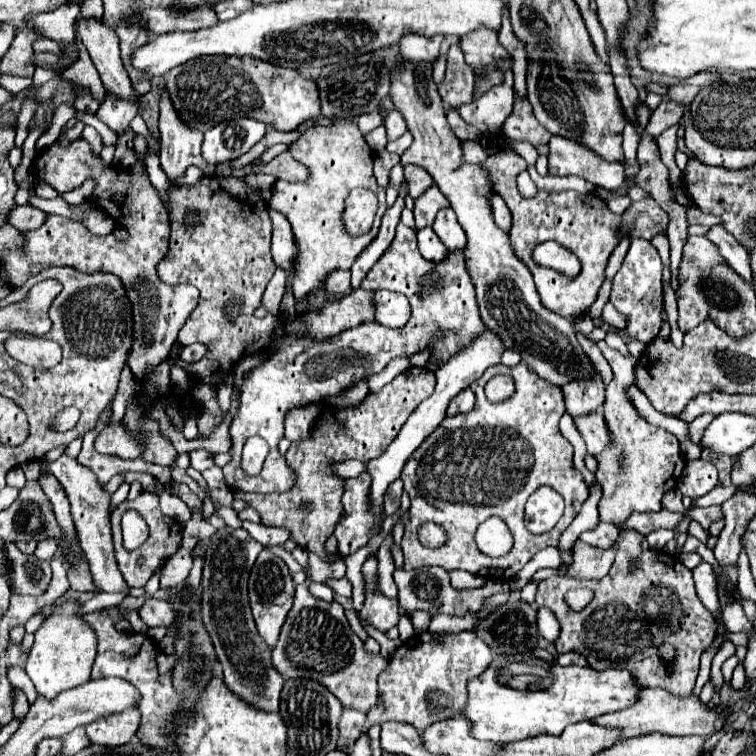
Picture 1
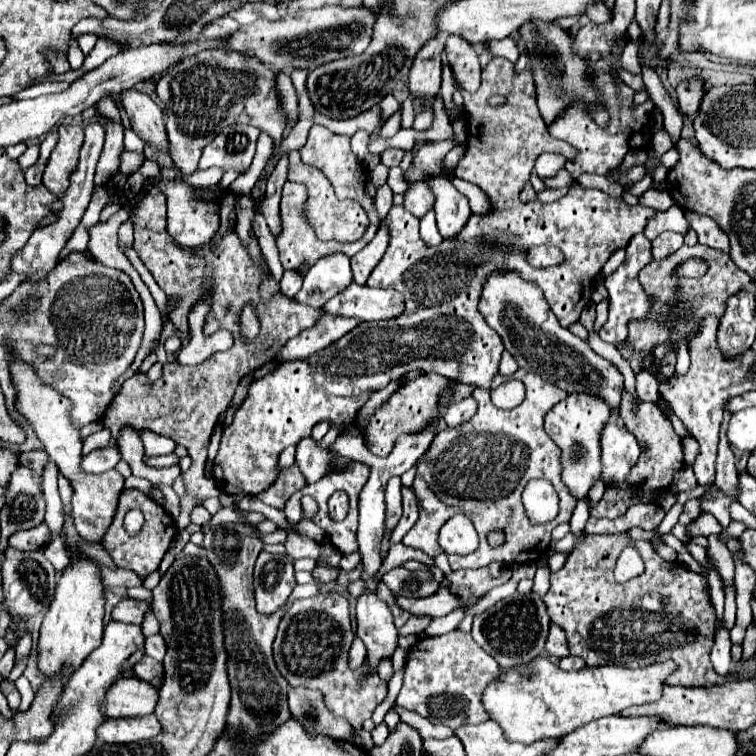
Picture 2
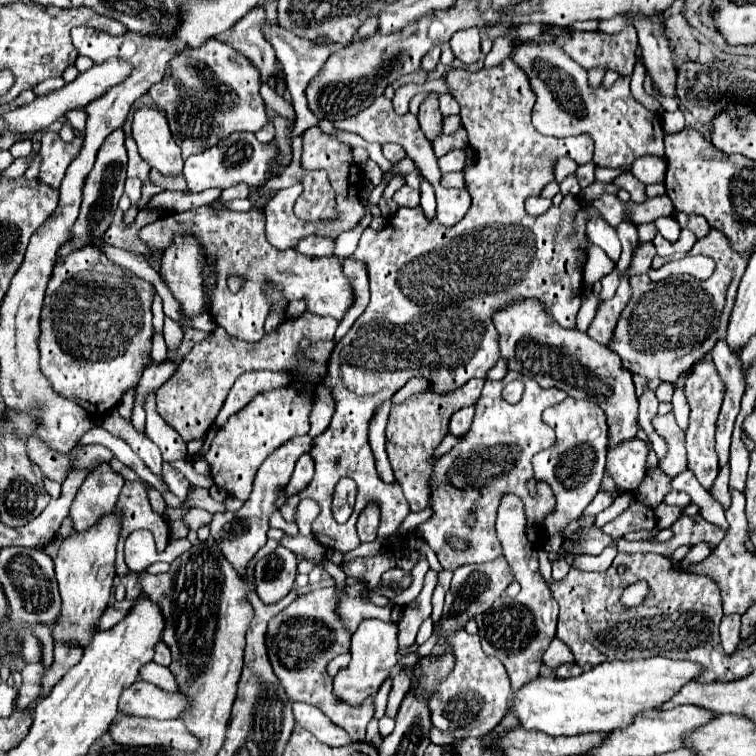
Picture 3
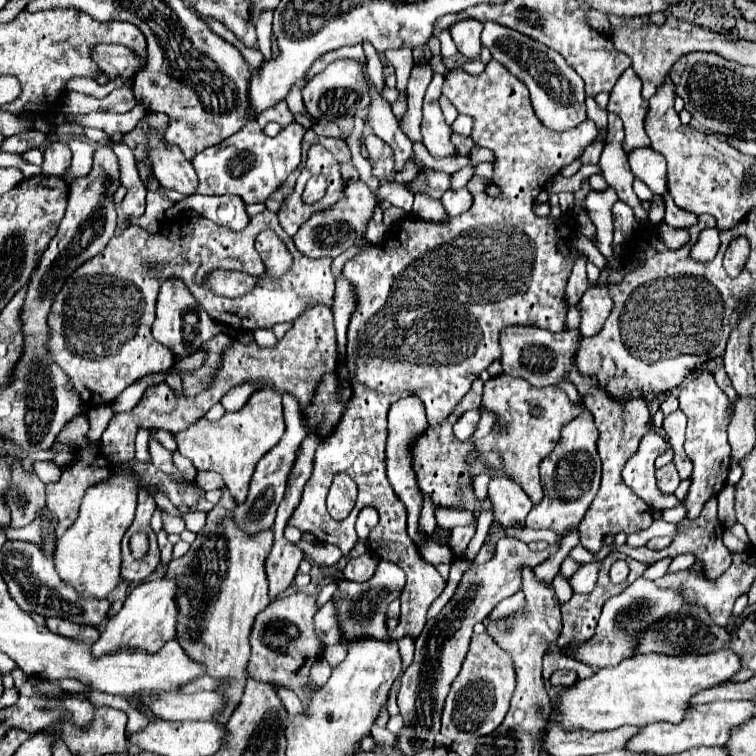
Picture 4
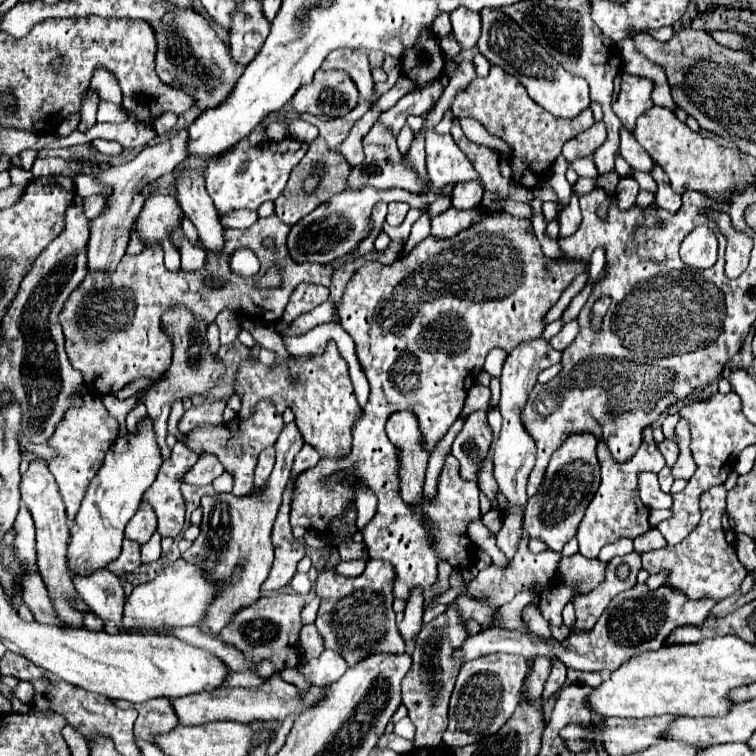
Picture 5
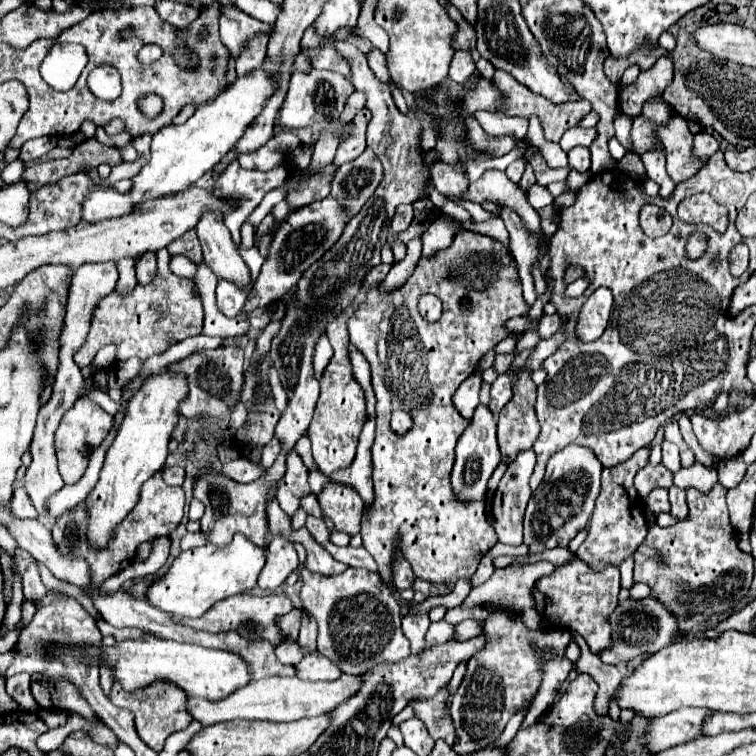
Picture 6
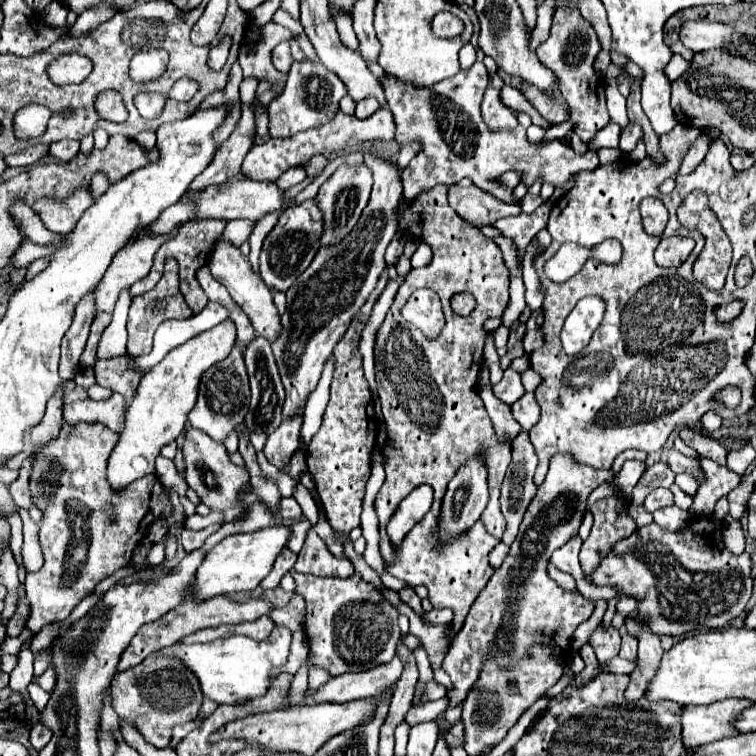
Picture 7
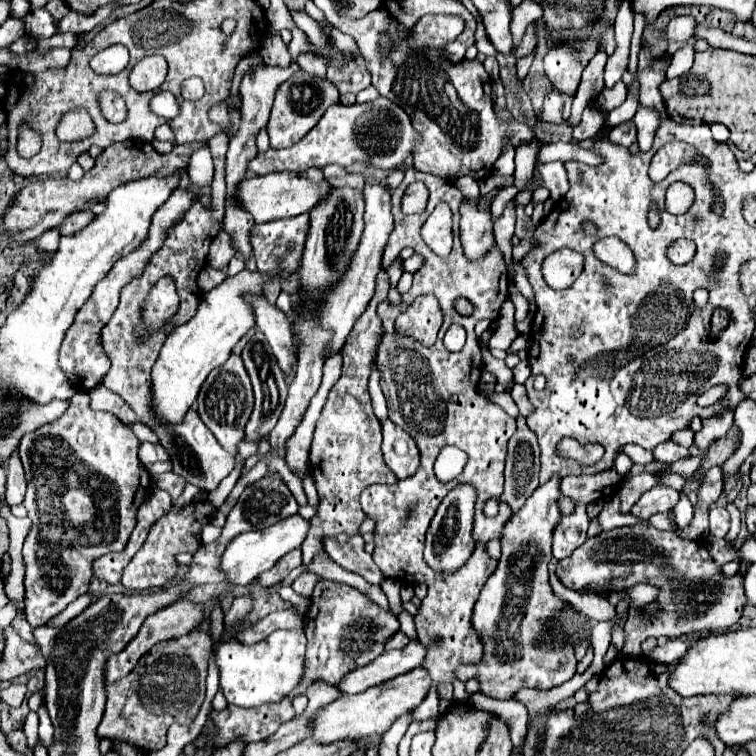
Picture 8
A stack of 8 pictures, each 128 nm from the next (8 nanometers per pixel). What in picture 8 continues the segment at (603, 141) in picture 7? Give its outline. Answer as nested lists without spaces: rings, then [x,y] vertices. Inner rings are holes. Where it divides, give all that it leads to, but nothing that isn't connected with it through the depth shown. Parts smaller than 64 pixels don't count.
[[[636,76],[632,88],[627,93],[626,102],[624,102],[622,106],[618,106],[618,108],[614,108],[614,110],[608,112],[608,116],[604,118],[604,122],[602,122],[598,134],[592,136],[592,138],[588,138],[588,140],[580,142],[579,146],[581,148],[592,150],[598,140],[604,140],[604,138],[608,136],[608,132],[610,132],[612,128],[616,128],[616,124],[622,124],[622,122],[628,122],[628,120],[634,118],[634,114],[636,114],[636,110],[638,110],[638,106],[640,106],[639,87],[640,85]]]

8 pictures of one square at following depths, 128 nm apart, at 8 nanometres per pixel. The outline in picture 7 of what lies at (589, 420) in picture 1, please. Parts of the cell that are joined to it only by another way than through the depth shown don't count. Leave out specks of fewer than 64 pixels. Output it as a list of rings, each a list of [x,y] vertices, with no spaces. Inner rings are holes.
[[[672,448],[670,454],[668,454],[668,466],[670,466],[670,470],[674,470],[676,474],[678,474],[678,472],[692,472],[692,474],[696,474],[698,482],[702,482],[702,478],[704,478],[698,460],[692,460],[692,458],[680,454],[676,448]],[[658,488],[658,490],[650,492],[646,502],[644,502],[648,512],[656,512],[656,510],[672,506],[672,504],[674,504],[674,496],[672,496],[672,492],[668,488]]]

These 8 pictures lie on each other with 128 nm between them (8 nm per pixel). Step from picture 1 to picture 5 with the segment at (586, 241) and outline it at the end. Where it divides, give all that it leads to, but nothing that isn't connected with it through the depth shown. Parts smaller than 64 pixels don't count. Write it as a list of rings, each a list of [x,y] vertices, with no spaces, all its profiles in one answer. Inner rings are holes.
[[[492,66],[486,78],[474,78],[464,90],[454,96],[450,108],[454,114],[468,114],[480,120],[492,136],[502,138],[512,148],[512,180],[524,188],[534,188],[538,182],[544,182],[546,176],[550,176],[552,164],[560,156],[562,146],[594,124],[590,108],[574,118],[574,122],[546,114],[546,110],[542,110],[542,106],[538,106],[526,94],[526,88],[514,76],[506,74],[500,66]],[[480,210],[480,214],[482,214],[480,222],[472,224],[468,230],[456,234],[454,238],[436,240],[434,236],[428,236],[426,240],[416,244],[410,252],[402,252],[400,258],[388,266],[370,260],[366,262],[366,266],[354,272],[342,294],[338,316],[342,328],[352,336],[356,344],[356,356],[370,382],[370,398],[362,408],[362,416],[354,422],[350,454],[340,460],[322,458],[306,474],[300,474],[296,482],[298,494],[294,494],[290,524],[302,526],[306,530],[312,528],[320,534],[328,534],[332,520],[342,516],[347,507],[355,503],[352,482],[342,480],[338,484],[328,484],[324,482],[324,478],[348,472],[350,476],[356,478],[356,482],[360,482],[362,486],[370,488],[376,494],[378,512],[374,520],[370,520],[362,530],[364,544],[370,558],[380,558],[394,564],[394,570],[398,572],[398,580],[394,584],[394,596],[402,600],[408,600],[414,588],[420,588],[428,596],[428,600],[436,596],[436,582],[438,582],[436,566],[440,560],[450,562],[454,568],[468,568],[474,562],[474,546],[472,540],[468,538],[466,526],[470,520],[480,518],[480,508],[478,508],[478,486],[474,482],[462,480],[458,460],[454,456],[446,458],[446,464],[440,474],[438,496],[434,500],[424,500],[418,508],[410,508],[406,502],[402,502],[398,494],[398,454],[392,442],[386,438],[384,430],[386,418],[396,410],[414,410],[424,432],[426,448],[434,450],[434,446],[444,438],[448,428],[460,416],[466,394],[470,386],[476,382],[476,376],[484,366],[486,354],[492,348],[502,348],[510,352],[514,346],[518,346],[518,342],[540,338],[546,328],[544,318],[548,310],[558,302],[560,294],[574,280],[574,276],[586,270],[584,264],[572,264],[562,260],[554,262],[552,258],[546,258],[532,232],[530,220],[514,218],[506,212]],[[260,400],[246,420],[234,418],[226,424],[216,424],[216,426],[202,424],[202,426],[194,428],[192,432],[184,434],[184,438],[186,438],[184,444],[196,454],[216,456],[222,462],[224,470],[230,472],[234,478],[232,494],[242,498],[242,496],[250,494],[254,488],[254,471],[258,462],[258,454],[264,448],[274,446],[274,442],[280,434],[280,420],[282,420],[282,414],[276,412],[274,404],[270,400]],[[422,518],[428,518],[438,524],[436,542],[426,534]]]

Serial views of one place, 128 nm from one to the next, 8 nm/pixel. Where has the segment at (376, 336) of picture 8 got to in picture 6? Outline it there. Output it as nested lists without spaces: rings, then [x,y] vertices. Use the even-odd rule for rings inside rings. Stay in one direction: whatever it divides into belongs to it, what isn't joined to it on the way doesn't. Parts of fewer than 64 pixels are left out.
[[[378,264],[366,275],[359,294],[355,297],[351,305],[344,309],[338,317],[326,324],[326,336],[334,348],[334,356],[330,360],[330,364],[324,368],[322,372],[322,380],[320,380],[320,398],[316,402],[316,410],[314,410],[314,418],[312,424],[308,428],[308,438],[312,442],[312,456],[318,464],[318,468],[324,474],[330,474],[334,470],[340,470],[342,466],[350,466],[350,462],[354,460],[354,450],[358,446],[358,434],[366,422],[366,406],[364,406],[364,392],[358,386],[358,382],[352,376],[352,368],[350,368],[350,358],[348,358],[349,334],[347,330],[348,319],[353,311],[364,302],[366,292],[370,286],[376,284],[378,280],[384,280],[388,274],[390,264]],[[330,482],[318,494],[318,502],[324,516],[334,522],[334,528],[338,532],[346,532],[350,536],[360,532],[364,502],[358,498],[358,494],[354,494],[354,490],[348,486],[334,486],[334,482]]]

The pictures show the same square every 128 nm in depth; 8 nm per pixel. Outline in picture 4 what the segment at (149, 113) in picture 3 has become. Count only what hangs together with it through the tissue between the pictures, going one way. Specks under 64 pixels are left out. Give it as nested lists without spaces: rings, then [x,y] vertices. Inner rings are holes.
[[[150,128],[146,132],[146,144],[148,144],[148,158],[152,164],[152,172],[158,178],[158,182],[164,188],[172,188],[184,196],[192,194],[196,184],[196,174],[192,164],[178,150],[178,146],[166,144],[164,136],[156,128]]]

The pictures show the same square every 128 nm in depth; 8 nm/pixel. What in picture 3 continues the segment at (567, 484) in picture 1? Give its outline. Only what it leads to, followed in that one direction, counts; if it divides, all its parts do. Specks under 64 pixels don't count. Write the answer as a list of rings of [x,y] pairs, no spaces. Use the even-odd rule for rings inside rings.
[[[508,372],[500,382],[486,380],[480,400],[476,402],[476,422],[472,422],[470,430],[460,436],[460,442],[450,452],[434,460],[430,476],[430,508],[434,514],[430,520],[416,526],[416,534],[436,552],[444,570],[456,570],[466,564],[482,564],[502,556],[502,546],[494,532],[494,520],[498,504],[506,494],[516,494],[524,502],[528,542],[538,546],[544,538],[542,522],[554,510],[554,494],[548,482],[540,480],[538,496],[532,498],[526,490],[526,482],[534,476],[532,456],[554,444],[554,430],[542,422],[542,412],[554,404],[560,404],[564,398],[566,392],[558,388],[544,390],[534,378],[518,372]],[[516,378],[526,384],[524,398],[518,404],[508,404],[500,398],[502,384]],[[470,514],[476,516],[476,524],[472,528],[466,524]],[[446,534],[466,538],[472,546],[466,552],[454,552],[446,542]]]

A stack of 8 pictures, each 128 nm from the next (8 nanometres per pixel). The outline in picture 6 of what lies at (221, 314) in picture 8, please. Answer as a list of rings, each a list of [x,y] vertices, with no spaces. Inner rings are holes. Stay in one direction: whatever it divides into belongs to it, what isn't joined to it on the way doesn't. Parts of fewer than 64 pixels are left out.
[[[156,374],[144,382],[140,392],[132,398],[128,414],[124,416],[114,442],[106,452],[100,480],[86,498],[88,526],[86,540],[94,548],[106,548],[118,524],[130,514],[140,500],[142,484],[164,468],[168,456],[168,440],[178,420],[178,404],[186,396],[186,378],[182,374]]]

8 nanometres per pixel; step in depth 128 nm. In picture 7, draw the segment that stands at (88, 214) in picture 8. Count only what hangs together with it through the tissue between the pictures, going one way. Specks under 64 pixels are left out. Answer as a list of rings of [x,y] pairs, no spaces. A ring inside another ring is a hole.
[[[82,186],[66,200],[40,198],[38,202],[34,202],[32,210],[40,216],[46,230],[58,232],[58,234],[68,234],[74,230],[78,218],[84,214],[84,210],[92,202],[94,202],[94,198],[90,192],[90,186]]]

